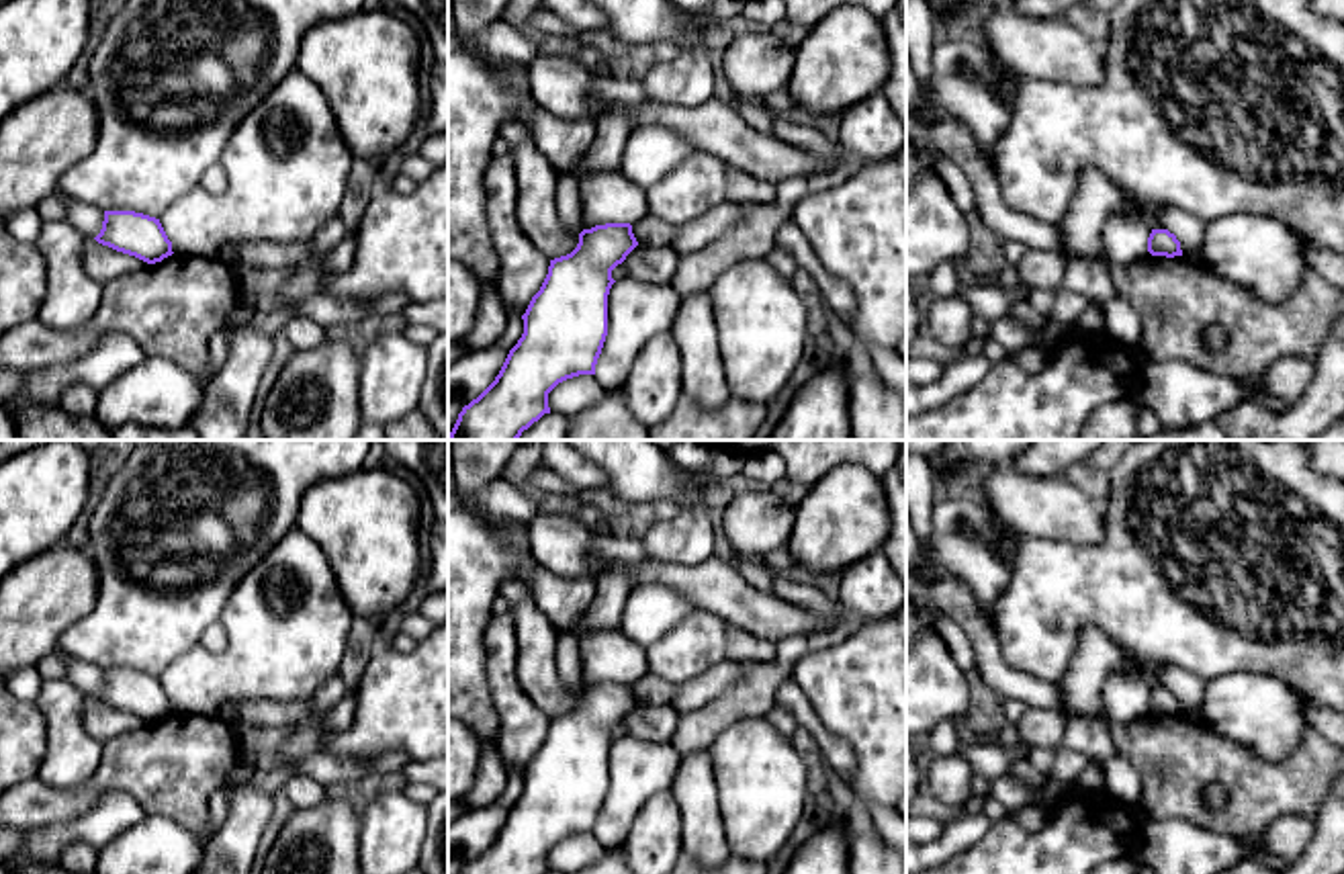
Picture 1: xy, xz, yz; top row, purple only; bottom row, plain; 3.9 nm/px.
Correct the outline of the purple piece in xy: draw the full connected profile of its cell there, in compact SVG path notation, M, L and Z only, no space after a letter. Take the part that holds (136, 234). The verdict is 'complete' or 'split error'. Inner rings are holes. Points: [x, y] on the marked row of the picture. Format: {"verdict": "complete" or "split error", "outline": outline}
{"verdict": "complete", "outline": "M104 211L102 229L94 239L147 264L174 254L160 219L135 211Z"}

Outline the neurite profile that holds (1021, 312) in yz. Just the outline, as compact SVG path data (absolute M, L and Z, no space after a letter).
M1027 301L1017 303L1009 317L1023 321L1025 325L1033 330L1043 330L1047 315L1037 313Z

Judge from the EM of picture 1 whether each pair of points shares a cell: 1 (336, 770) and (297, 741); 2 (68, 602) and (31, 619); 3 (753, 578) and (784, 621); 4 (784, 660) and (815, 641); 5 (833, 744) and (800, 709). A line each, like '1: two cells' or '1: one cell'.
1: two cells
2: one cell
3: two cells
4: one cell
5: one cell

